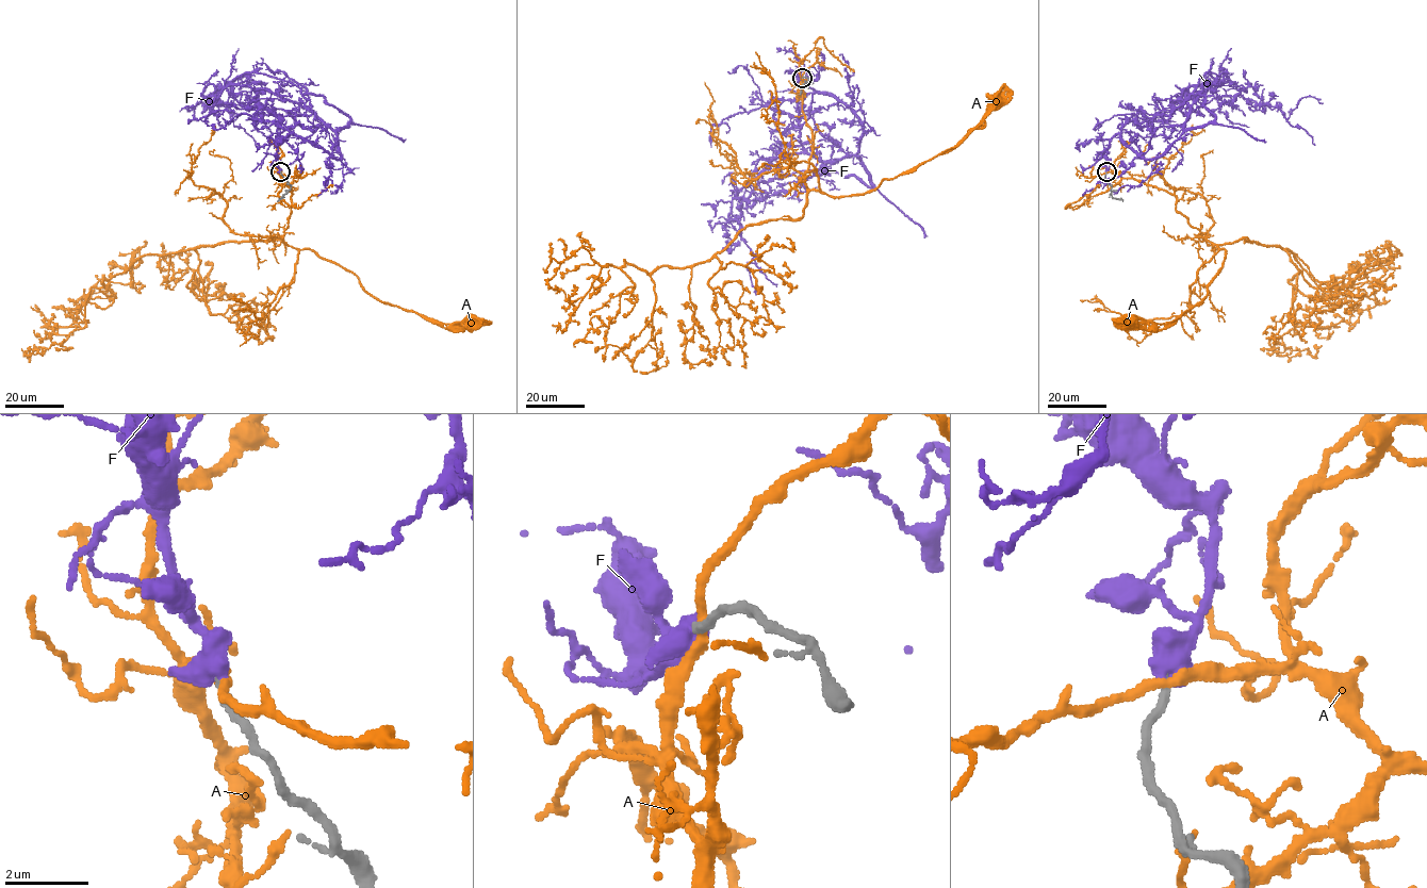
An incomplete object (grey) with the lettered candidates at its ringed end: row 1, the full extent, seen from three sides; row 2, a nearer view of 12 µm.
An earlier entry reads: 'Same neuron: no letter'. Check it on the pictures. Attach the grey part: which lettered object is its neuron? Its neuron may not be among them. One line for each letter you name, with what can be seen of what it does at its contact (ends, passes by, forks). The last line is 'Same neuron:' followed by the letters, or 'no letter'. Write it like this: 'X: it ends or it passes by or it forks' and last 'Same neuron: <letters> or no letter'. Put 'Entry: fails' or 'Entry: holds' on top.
Entry: fails
F: it passes by
Same neuron: F

